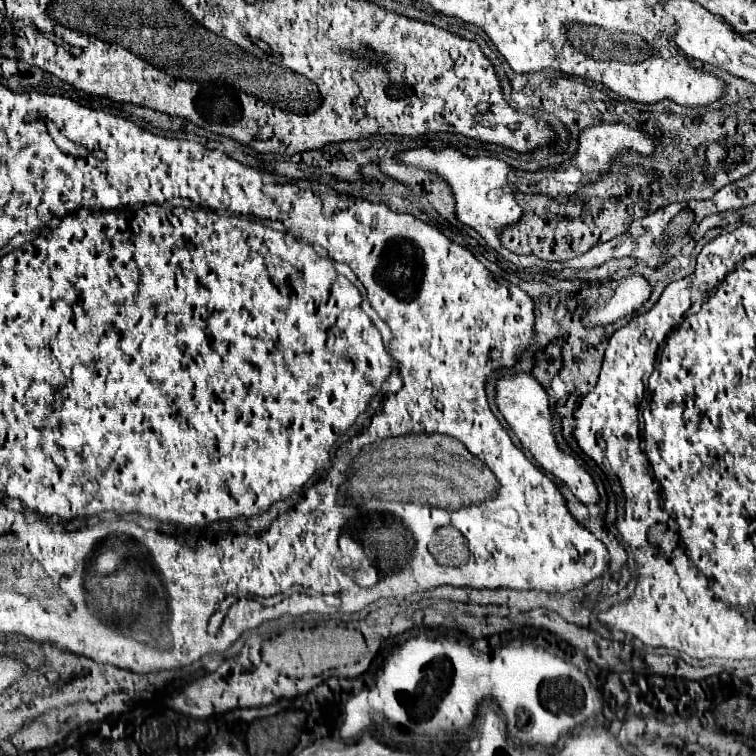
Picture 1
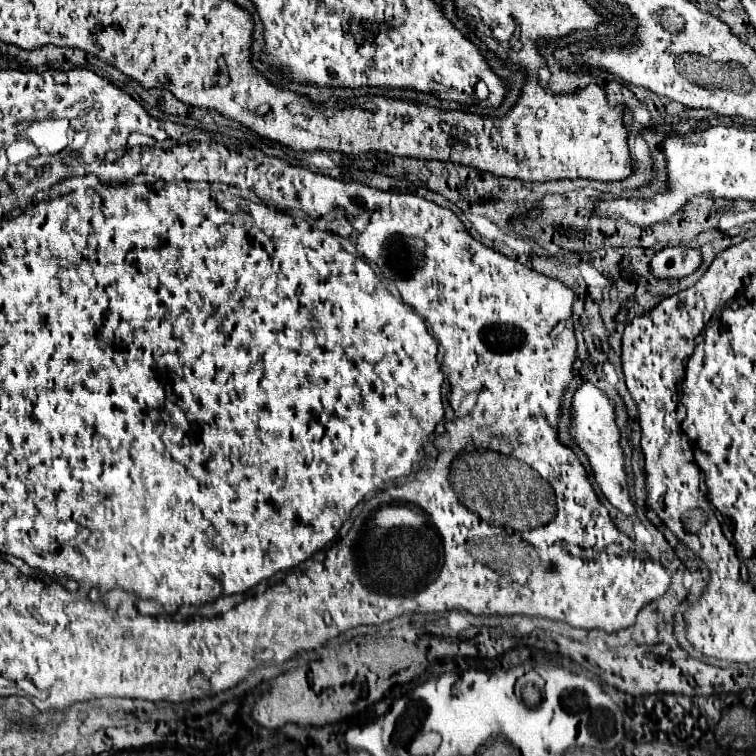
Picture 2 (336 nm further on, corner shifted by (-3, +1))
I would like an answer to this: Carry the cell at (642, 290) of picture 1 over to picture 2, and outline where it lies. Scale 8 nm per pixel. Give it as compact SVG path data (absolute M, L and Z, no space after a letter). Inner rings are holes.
M666 247L652 257L652 273L660 279L676 277L682 279L694 273L702 263L702 253L688 247Z

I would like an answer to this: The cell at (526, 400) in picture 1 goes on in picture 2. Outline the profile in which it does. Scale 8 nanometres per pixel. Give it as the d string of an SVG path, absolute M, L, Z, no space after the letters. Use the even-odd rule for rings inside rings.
M584 383L576 393L574 393L574 423L572 423L572 435L576 443L586 451L588 461L594 469L596 483L600 485L602 493L606 499L624 515L634 515L636 507L630 499L628 493L628 483L626 483L626 469L624 469L624 451L620 447L620 427L616 425L616 403L600 391L594 383Z

